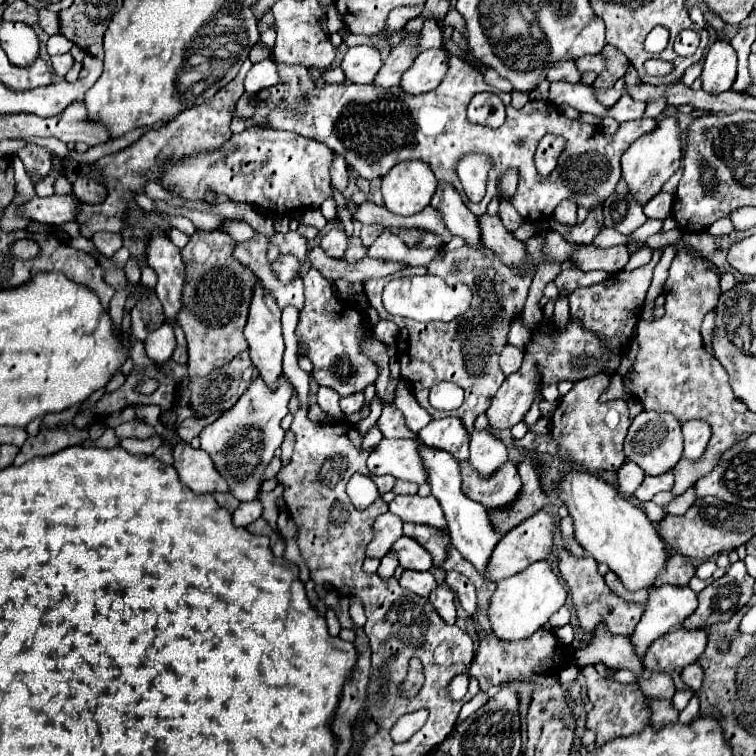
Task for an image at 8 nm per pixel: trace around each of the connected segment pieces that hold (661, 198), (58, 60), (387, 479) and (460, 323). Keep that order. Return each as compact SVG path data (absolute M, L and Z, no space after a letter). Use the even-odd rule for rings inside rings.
M659 192L657 196L653 196L645 206L643 206L645 214L649 218L659 218L659 220L665 220L667 216L671 216L671 210L673 210L673 196L667 194L667 192Z
M71 54L51 56L51 62L53 62L53 70L55 70L59 76L65 76L65 74L69 72L69 68L73 66L73 56L71 56Z
M385 474L385 476L371 476L373 478L373 482L377 484L377 490L379 490L379 494L385 494L385 492L389 492L391 488L393 488L393 484L395 484L395 478L391 476L391 474Z
M465 246L445 252L443 256L435 256L435 260L429 262L427 272L441 276L443 280L445 276L449 276L449 280L459 280L467 284L473 292L473 304L471 310L461 316L461 320L453 320L453 324L423 324L399 316L391 318L399 326L397 360L401 364L401 378L411 384L417 402L429 412L431 418L443 418L447 416L447 412L439 412L429 406L429 390L439 382L459 384L465 390L465 402L461 404L461 408L449 412L449 416L461 418L465 430L473 434L475 418L489 408L491 398L505 380L505 374L499 368L499 354L505 348L505 336L509 332L513 316L525 306L531 280L525 280L525 276L517 276L517 272L509 272L509 268L505 268L505 264L501 264L497 260L497 254L493 254L491 250L485 248L483 252L473 252L473 248Z

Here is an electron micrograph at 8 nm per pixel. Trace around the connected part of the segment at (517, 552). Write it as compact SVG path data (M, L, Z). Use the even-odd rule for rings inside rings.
M541 510L537 514L533 514L529 520L521 522L517 528L509 530L495 546L489 562L487 562L487 568L485 568L485 574L483 578L489 580L489 582L499 582L503 578L509 578L509 576L515 576L517 572L525 570L529 564L537 562L537 560L545 560L549 554L551 554L551 548L553 548L553 534L555 534L557 526L555 526L555 516L551 516L549 512Z

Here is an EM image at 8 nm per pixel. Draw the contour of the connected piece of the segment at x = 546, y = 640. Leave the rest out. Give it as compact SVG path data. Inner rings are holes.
M453 544L447 546L449 548L449 558L441 564L449 570L459 570L461 574L465 574L477 588L477 620L475 620L475 632L477 632L477 638L479 638L479 648L477 648L477 654L473 658L473 664L471 664L471 670L469 674L475 676L479 680L481 691L488 691L492 686L498 686L501 683L505 683L513 680L521 680L521 682L529 682L529 676L533 674L533 668L537 664L543 664L551 654L553 650L557 648L557 640L551 632L547 630L537 630L533 636L525 638L525 640L517 640L517 642L509 642L509 644L501 644L501 640L493 640L493 632L489 632L489 618L487 618L487 606L489 606L489 598L491 594L495 592L495 584L487 584L485 580L481 580L481 574L473 568L473 564L469 564L455 548Z

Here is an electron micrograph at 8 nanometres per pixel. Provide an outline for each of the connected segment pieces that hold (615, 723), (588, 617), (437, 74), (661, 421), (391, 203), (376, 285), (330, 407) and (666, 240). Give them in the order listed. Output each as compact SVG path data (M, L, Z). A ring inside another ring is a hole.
M588 665L582 669L582 674L587 682L587 696L593 704L593 708L587 712L587 722L585 728L593 730L597 740L595 744L601 746L613 738L621 736L631 736L635 732L641 732L647 724L647 718L650 716L650 710L645 702L646 697L637 684L621 684L621 682L607 682L601 678L593 665Z
M559 550L555 562L557 562L557 572L559 572L561 580L565 582L565 586L571 592L573 610L577 614L579 626L587 634L593 634L597 624L607 626L607 630L615 636L631 636L633 634L641 614L645 612L647 602L627 602L627 600L619 598L615 592L611 592L611 588L605 584L605 578L597 572L597 562L593 560L593 556L575 558L567 550Z
M443 50L421 52L401 76L399 88L401 92L411 96L431 92L443 80L445 68L447 68L447 54Z
M641 412L637 418L633 418L627 438L625 438L625 456L633 460L637 466L643 468L649 476L659 476L675 468L675 464L683 456L683 436L681 436L681 424L679 420L665 412Z
M411 160L397 164L393 172L383 176L381 192L385 208L399 216L411 216L429 206L437 190L437 180L429 164L421 160Z
M379 278L379 280L367 280L367 282L363 282L367 300L369 300L369 304L371 304L375 310L381 310L381 308L383 308L383 302L381 302L381 290L383 290L385 284L387 284L387 278Z
M319 388L319 392L317 392L317 404L321 406L323 412L333 414L339 420L343 420L343 412L339 408L339 394L333 392L331 388Z
M675 228L675 230L669 230L669 232L657 232L657 234L653 234L651 238L647 238L647 246L651 248L651 250L657 250L657 248L663 248L663 246L667 246L667 244L675 244L677 242L677 238L679 238L679 230Z

